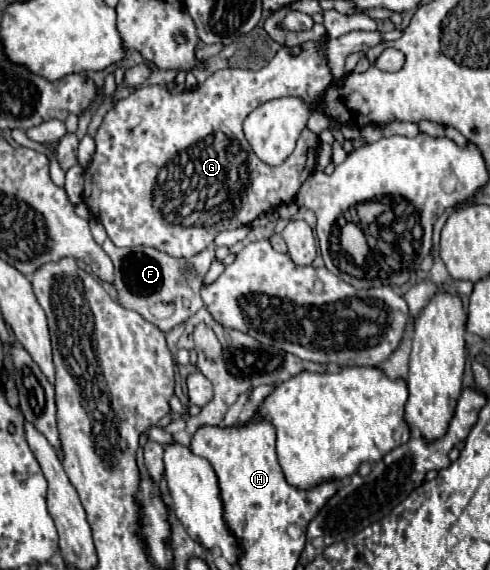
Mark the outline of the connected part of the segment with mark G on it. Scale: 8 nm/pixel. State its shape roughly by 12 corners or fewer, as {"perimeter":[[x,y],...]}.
{"perimeter":[[319,42],[171,96],[95,134],[83,202],[115,246],[191,258],[295,200],[303,130],[267,166],[243,120],[331,84]]}

